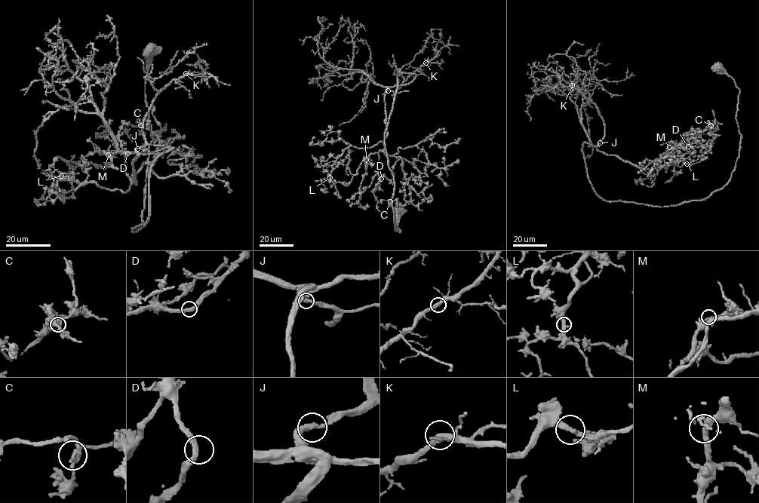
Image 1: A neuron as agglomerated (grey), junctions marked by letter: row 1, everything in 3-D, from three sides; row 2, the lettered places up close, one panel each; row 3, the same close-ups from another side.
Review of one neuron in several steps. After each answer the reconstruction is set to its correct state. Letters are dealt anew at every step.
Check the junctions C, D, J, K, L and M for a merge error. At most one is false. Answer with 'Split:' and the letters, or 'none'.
Split: none

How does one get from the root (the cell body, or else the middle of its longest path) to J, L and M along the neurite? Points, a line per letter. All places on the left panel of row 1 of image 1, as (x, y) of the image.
J: (151, 53), (145, 225), (134, 231), (149, 217), (152, 163), (173, 148), (160, 153), (137, 148)
L: (151, 53), (145, 225), (132, 230), (149, 217), (151, 166), (173, 148), (140, 154), (126, 191), (61, 176)
M: (151, 53), (136, 231), (152, 163), (173, 148), (140, 154), (132, 183), (108, 154)

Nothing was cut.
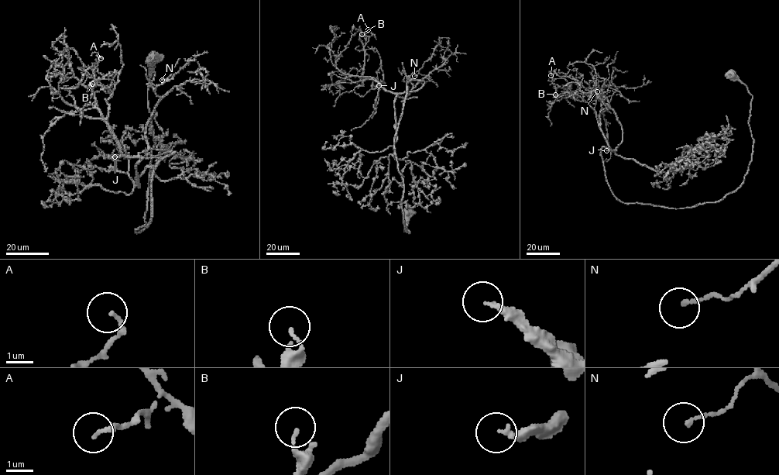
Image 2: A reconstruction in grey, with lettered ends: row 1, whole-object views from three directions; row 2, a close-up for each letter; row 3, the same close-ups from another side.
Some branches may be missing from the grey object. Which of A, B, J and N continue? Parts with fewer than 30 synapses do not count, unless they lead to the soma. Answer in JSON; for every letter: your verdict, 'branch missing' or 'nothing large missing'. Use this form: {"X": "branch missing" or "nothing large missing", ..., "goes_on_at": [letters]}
{"A": "nothing large missing", "B": "nothing large missing", "J": "branch missing", "N": "nothing large missing", "goes_on_at": ["J"]}

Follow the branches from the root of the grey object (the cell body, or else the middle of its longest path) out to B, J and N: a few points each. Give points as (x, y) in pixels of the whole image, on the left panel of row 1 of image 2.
B: (153, 60), (155, 145), (139, 232), (151, 218), (155, 166), (174, 152), (126, 156), (92, 84)
J: (153, 60), (148, 104), (155, 145), (147, 226), (139, 232), (151, 218), (155, 166), (174, 152), (114, 156)
N: (153, 60), (147, 226), (137, 232), (151, 218), (155, 166), (174, 152), (138, 154), (148, 149), (162, 80)

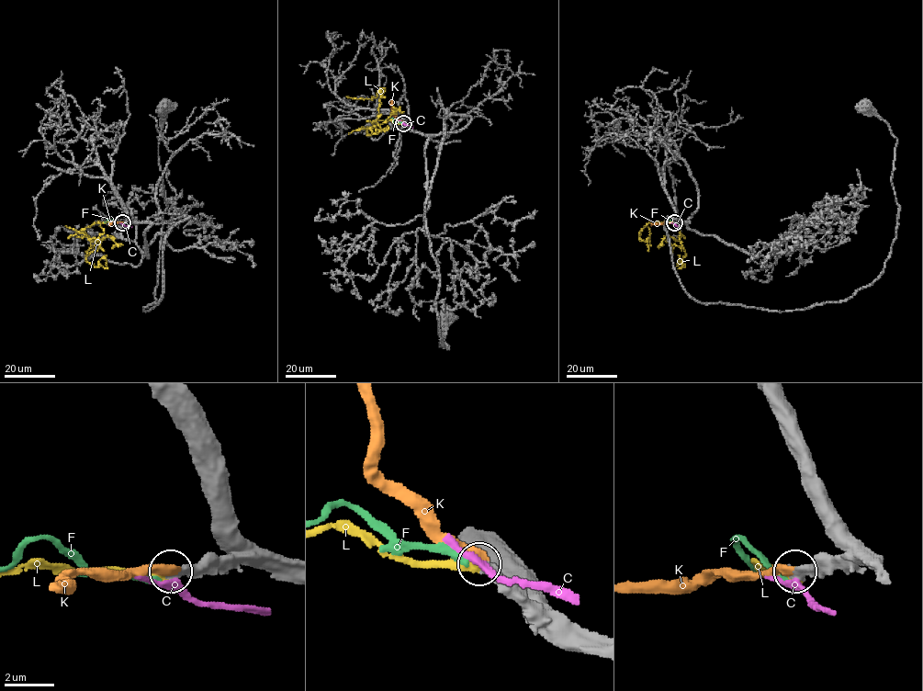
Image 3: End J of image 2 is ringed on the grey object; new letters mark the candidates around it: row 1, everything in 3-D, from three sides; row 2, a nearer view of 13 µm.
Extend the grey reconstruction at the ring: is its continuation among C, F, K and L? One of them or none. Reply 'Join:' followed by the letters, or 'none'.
Join: K

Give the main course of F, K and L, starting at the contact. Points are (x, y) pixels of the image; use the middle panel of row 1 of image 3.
F: (401, 123), (389, 118), (386, 119)
K: (403, 123), (392, 113), (389, 99)
L: (403, 123), (377, 119), (365, 130), (375, 128), (374, 133), (367, 134), (369, 129), (377, 133), (388, 126)

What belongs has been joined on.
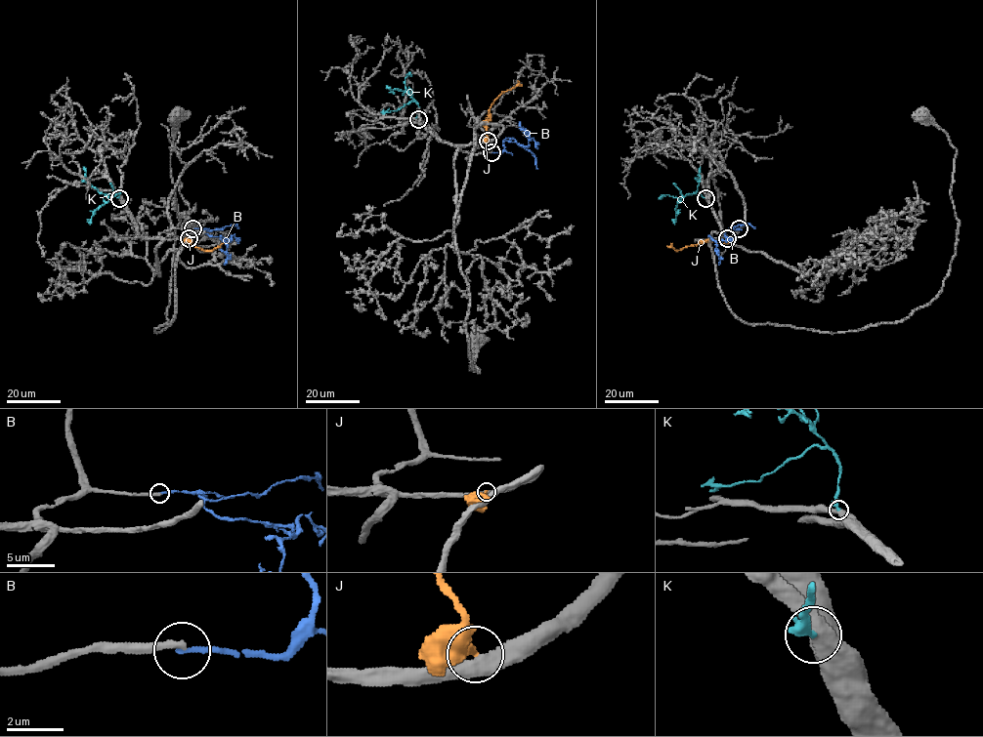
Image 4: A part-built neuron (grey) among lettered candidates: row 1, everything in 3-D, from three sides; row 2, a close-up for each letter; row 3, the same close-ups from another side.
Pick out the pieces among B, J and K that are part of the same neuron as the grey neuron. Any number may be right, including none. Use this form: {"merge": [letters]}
{"merge": []}

